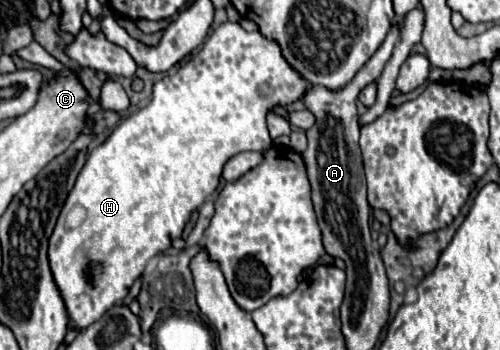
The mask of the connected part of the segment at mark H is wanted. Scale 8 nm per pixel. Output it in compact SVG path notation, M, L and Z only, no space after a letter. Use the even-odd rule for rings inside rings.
M225 22L219 28L215 28L213 34L203 44L203 48L183 68L179 68L171 76L165 76L163 80L159 80L153 86L153 98L151 98L151 102L145 108L137 110L127 120L123 120L103 144L99 144L97 148L91 150L85 166L81 168L81 172L77 176L77 182L75 182L73 190L69 192L69 196L67 196L63 208L61 208L61 214L57 218L55 230L53 230L51 238L49 238L49 268L51 268L53 280L55 280L55 284L57 284L59 292L61 292L61 298L63 298L67 314L69 314L69 324L67 324L69 330L77 330L77 332L85 330L87 326L91 326L93 322L97 322L103 316L103 312L107 312L107 308L111 308L113 304L121 302L129 294L129 288L133 286L133 282L143 274L145 264L153 256L157 256L159 252L167 250L171 246L171 238L179 238L181 236L183 226L189 220L191 212L195 208L199 208L209 194L215 192L215 188L219 186L223 164L231 156L235 156L239 152L267 150L273 144L273 140L269 136L269 130L267 130L267 124L265 124L267 112L275 104L289 104L289 102L299 100L303 96L305 88L307 88L307 82L283 60L283 56L279 52L279 44L275 44L273 40L263 38L261 32L245 32L239 22Z

